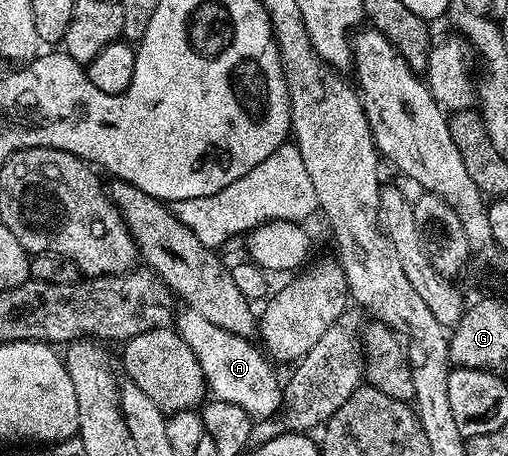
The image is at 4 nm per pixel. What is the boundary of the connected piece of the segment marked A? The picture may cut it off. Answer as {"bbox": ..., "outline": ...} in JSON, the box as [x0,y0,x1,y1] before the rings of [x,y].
{"bbox":[177,309,284,420],"outline":[[[184,309],[182,313],[177,318],[177,333],[189,348],[193,348],[210,393],[229,404],[237,404],[237,408],[245,408],[245,412],[255,420],[278,415],[284,403],[284,387],[266,353],[252,339],[225,332],[225,328],[217,328],[217,324],[205,320],[205,316],[197,312]]]}

